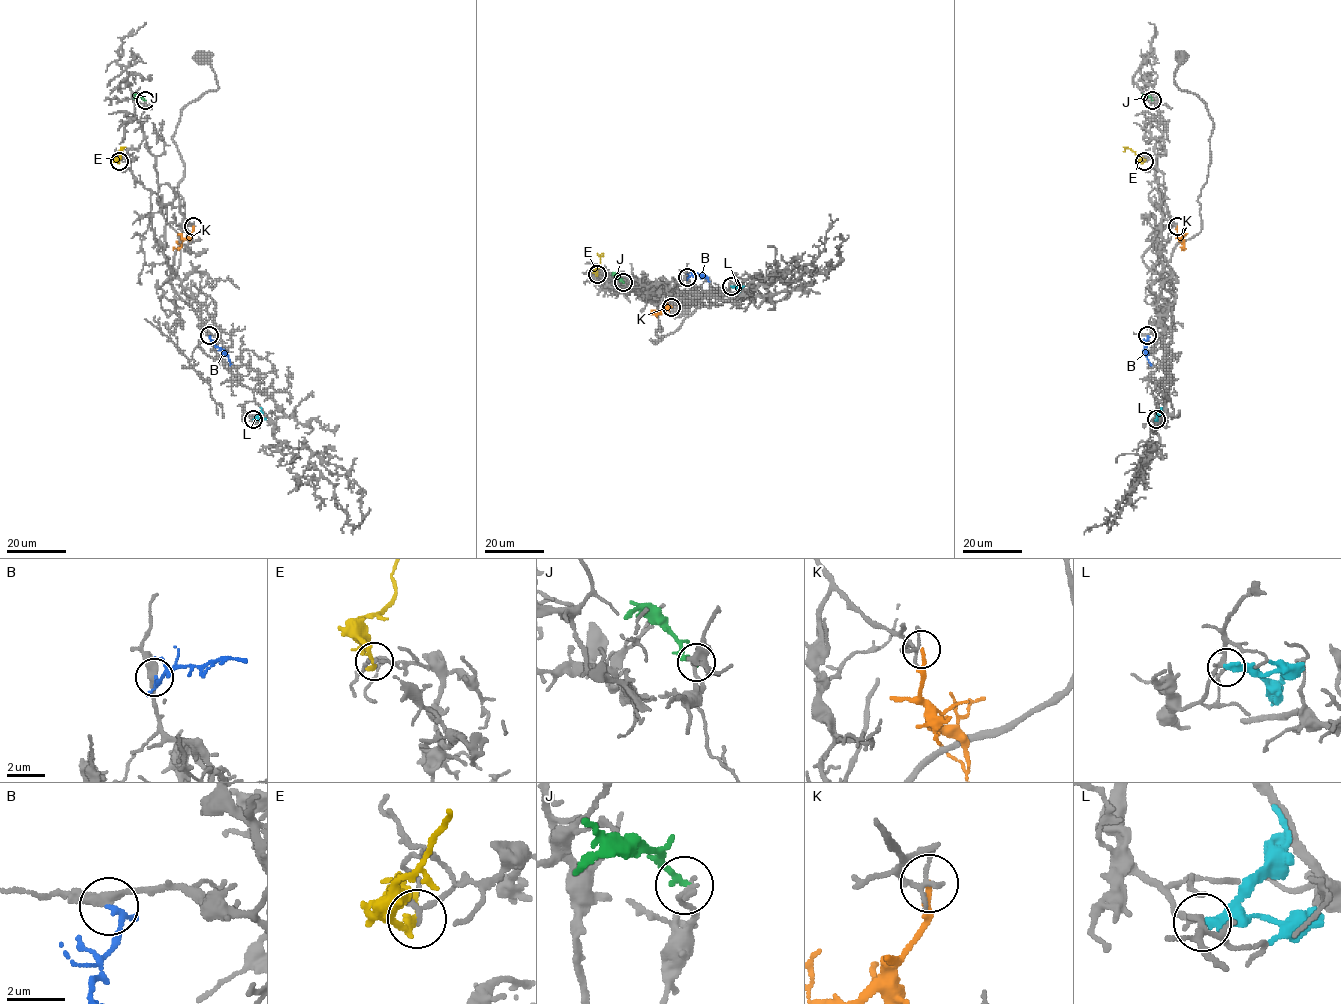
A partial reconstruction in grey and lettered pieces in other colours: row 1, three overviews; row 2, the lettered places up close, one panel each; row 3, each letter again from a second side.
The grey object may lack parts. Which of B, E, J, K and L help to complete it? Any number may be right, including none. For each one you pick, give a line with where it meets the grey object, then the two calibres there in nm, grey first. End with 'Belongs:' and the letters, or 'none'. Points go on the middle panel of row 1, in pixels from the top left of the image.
Belongs: none

